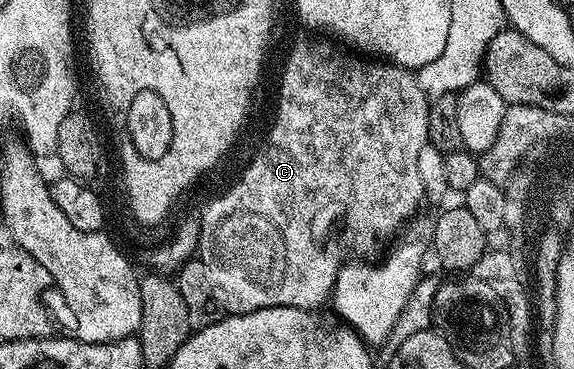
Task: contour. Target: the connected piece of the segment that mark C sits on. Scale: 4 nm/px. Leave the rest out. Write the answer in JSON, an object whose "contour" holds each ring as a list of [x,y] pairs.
{"contour":[[[314,43],[299,44],[290,62],[285,87],[280,91],[281,114],[274,119],[277,129],[272,130],[274,134],[270,138],[269,149],[254,162],[253,169],[246,174],[245,181],[234,190],[234,193],[211,197],[202,207],[202,223],[199,226],[196,254],[216,280],[217,287],[226,298],[226,309],[230,314],[247,314],[260,308],[277,306],[295,306],[305,310],[321,307],[321,302],[331,297],[336,276],[344,265],[342,246],[337,238],[338,225],[342,222],[343,240],[358,246],[361,242],[372,241],[374,234],[396,233],[421,208],[426,198],[424,184],[420,180],[420,171],[416,165],[416,156],[420,156],[420,148],[428,145],[428,112],[431,99],[426,97],[424,88],[420,88],[417,73],[385,60],[371,60],[369,57],[347,52],[342,46],[332,51],[329,47]]]}

